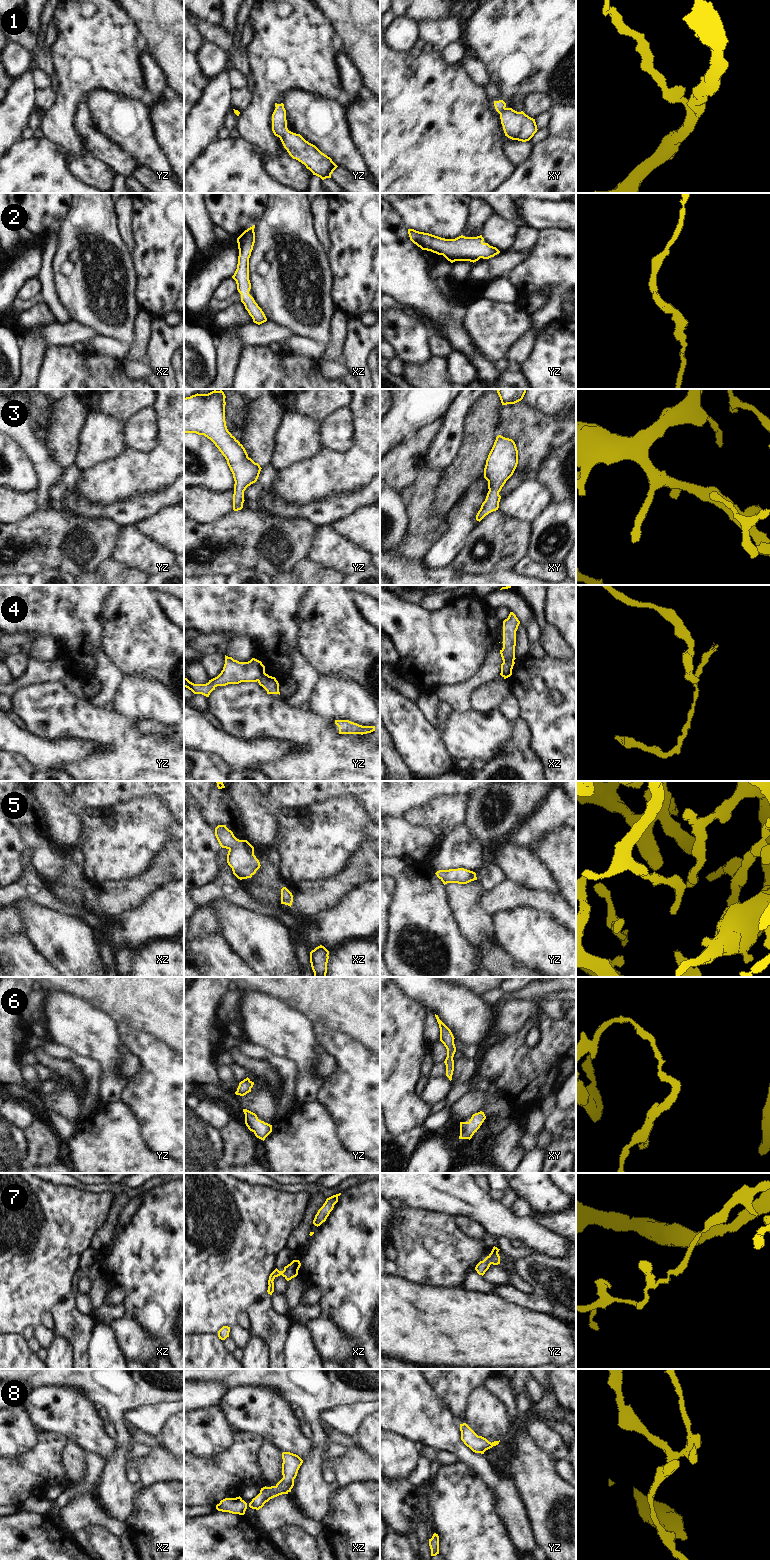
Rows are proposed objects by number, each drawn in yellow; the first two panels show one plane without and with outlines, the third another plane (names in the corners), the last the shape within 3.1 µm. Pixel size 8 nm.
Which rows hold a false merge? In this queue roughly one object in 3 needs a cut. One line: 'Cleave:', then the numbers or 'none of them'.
Cleave: 4

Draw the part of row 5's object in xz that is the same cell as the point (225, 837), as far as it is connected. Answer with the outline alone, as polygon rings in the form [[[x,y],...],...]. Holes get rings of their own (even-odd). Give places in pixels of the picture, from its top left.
[[[218,825],[215,836],[220,846],[229,850],[227,863],[233,874],[240,880],[251,878],[261,866],[254,855],[254,847],[247,840],[237,839],[226,825]]]

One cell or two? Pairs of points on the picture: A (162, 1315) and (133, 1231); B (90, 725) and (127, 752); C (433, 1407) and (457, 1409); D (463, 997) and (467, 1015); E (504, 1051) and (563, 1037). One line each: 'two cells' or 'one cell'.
A: one cell
B: one cell
C: two cells
D: one cell
E: one cell

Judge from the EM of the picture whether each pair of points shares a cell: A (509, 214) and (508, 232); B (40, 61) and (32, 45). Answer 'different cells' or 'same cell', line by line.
A: different cells
B: same cell

